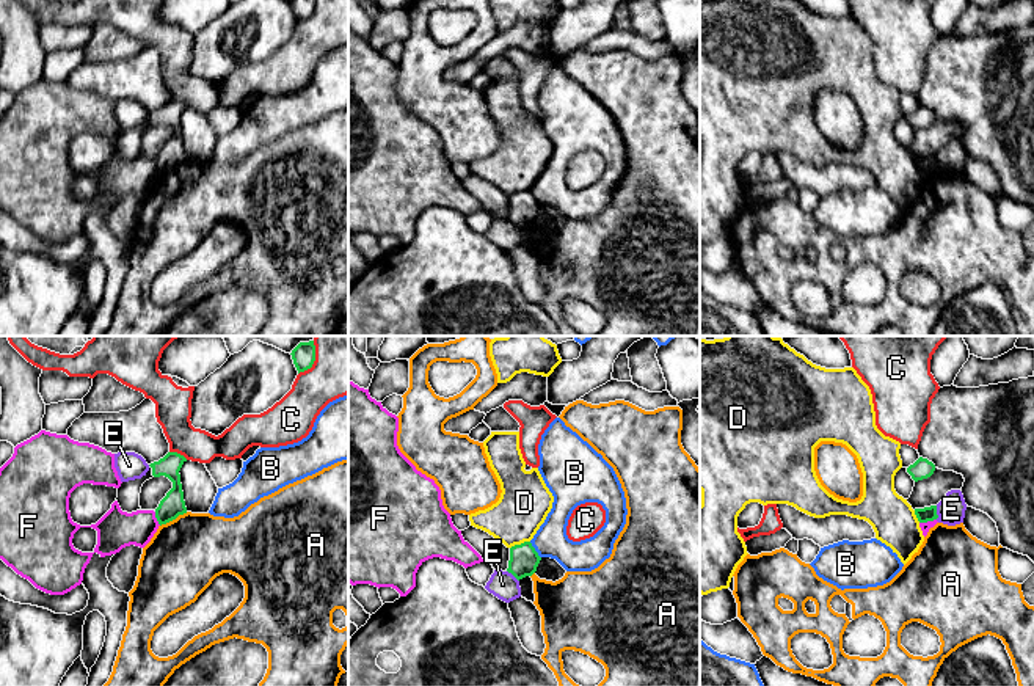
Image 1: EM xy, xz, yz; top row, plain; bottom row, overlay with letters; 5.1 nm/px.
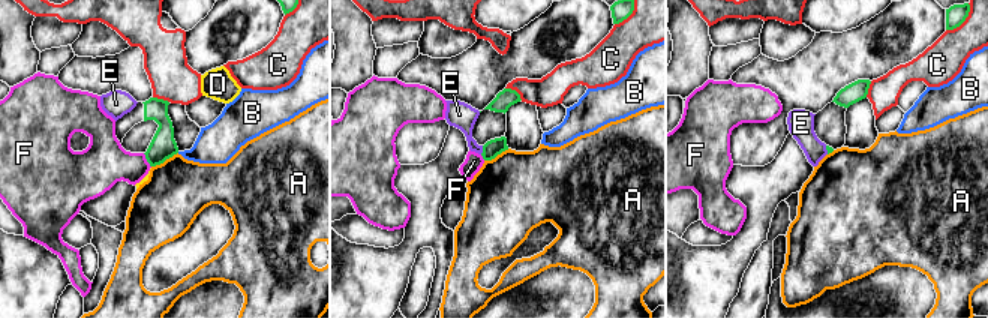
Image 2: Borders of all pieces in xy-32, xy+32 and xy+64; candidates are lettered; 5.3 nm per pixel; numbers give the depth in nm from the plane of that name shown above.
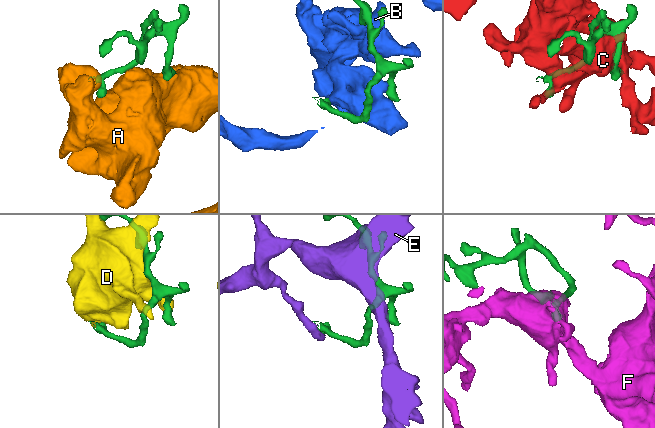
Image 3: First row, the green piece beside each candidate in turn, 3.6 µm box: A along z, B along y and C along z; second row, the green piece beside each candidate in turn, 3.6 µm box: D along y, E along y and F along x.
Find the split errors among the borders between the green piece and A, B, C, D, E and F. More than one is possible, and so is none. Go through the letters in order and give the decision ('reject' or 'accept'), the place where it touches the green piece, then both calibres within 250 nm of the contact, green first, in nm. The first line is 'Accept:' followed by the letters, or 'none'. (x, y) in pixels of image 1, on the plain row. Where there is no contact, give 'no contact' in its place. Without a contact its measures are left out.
Accept: none
A: reject | xy (173, 167) | 120/380 nm
B: reject | xz (534, 198) | 150/170 nm
C: reject | xy (311, 14) | 100/240 nm
D: reject | xz (520, 193) | 150/260 nm
E: reject | yz (935, 160) | 80/140 nm
F: reject | yz (928, 168) | 80/50 nm

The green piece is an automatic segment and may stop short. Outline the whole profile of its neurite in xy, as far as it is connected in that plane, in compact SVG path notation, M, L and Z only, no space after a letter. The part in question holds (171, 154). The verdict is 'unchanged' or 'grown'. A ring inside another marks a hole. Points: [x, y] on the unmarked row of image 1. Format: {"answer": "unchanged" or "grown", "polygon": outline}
{"answer": "grown", "polygon": "M168 100L158 110L149 113L149 119L141 126L129 130L122 130L118 137L118 152L122 160L132 162L141 159L140 155L140 141L141 135L146 129L152 126L165 124L173 130L173 137L166 141L166 144L160 149L155 157L155 166L158 173L166 173L176 168L179 163L187 162L184 140L180 132L180 116L187 110L187 107L177 100Z"}

